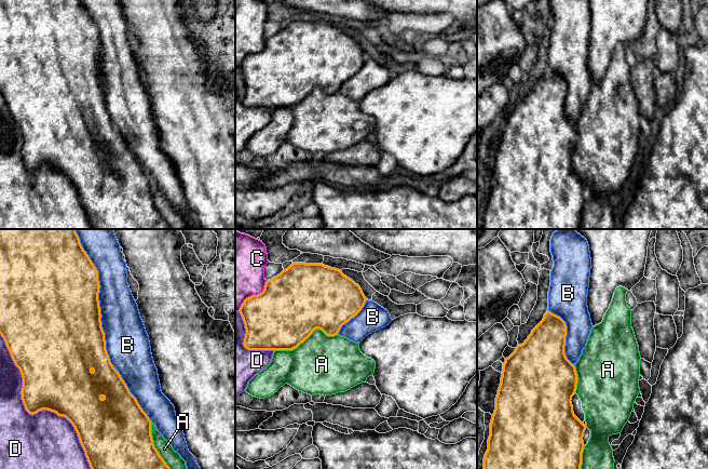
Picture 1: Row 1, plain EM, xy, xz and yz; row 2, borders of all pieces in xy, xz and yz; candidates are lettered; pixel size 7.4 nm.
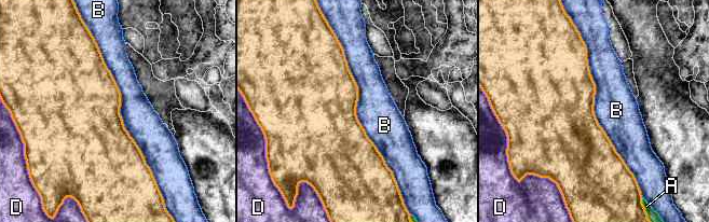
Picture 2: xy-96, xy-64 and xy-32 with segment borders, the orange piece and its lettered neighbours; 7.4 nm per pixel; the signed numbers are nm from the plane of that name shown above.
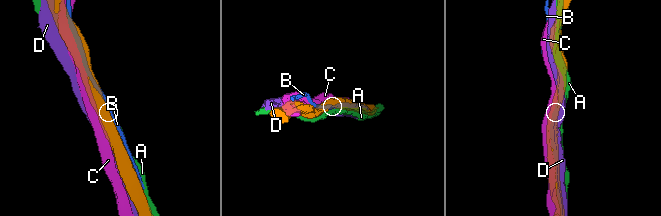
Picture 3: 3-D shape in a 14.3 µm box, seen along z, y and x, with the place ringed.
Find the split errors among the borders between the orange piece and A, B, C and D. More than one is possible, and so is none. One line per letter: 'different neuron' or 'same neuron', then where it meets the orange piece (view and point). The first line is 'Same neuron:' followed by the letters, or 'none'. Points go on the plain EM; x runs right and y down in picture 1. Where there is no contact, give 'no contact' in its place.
Same neuron: none
A: different neuron | xz (305, 96)
B: different neuron | xy (103, 90)
C: different neuron | xz (253, 53)
D: different neuron | xy (33, 171)

